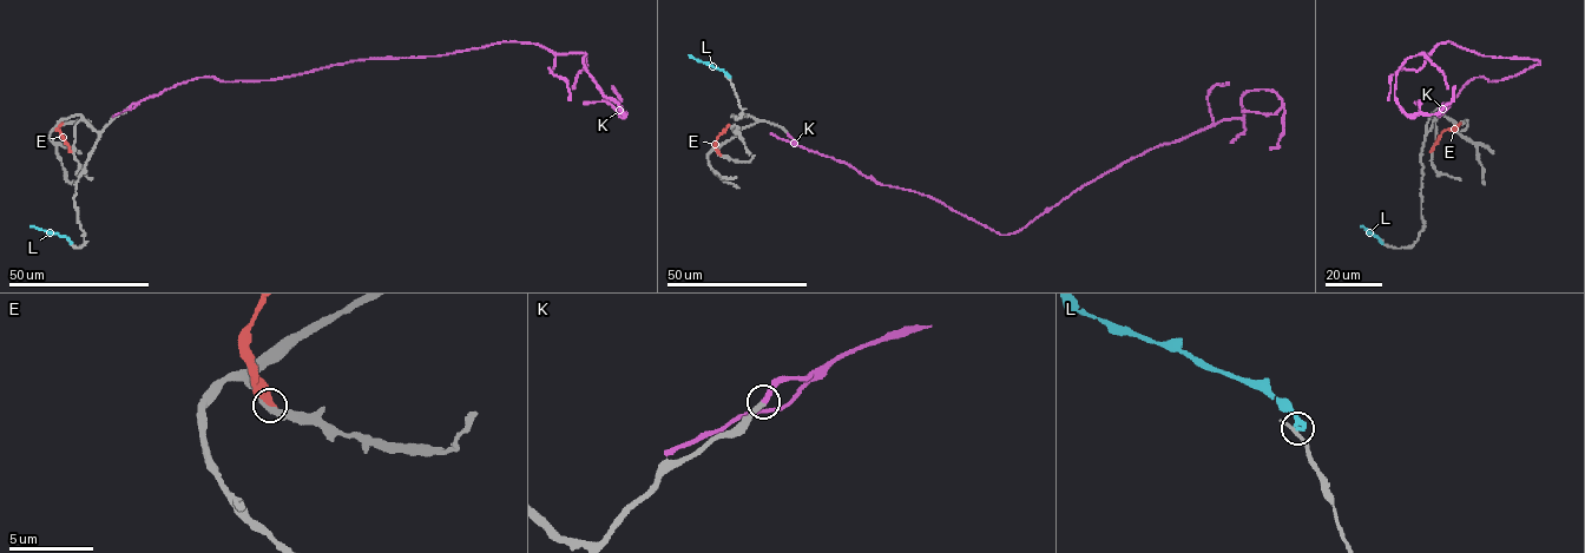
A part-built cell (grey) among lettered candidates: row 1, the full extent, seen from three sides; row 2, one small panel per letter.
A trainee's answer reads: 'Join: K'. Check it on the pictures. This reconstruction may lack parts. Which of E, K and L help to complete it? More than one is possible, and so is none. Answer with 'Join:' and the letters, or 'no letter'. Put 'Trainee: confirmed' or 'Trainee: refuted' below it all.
Join: K
Trainee: confirmed

